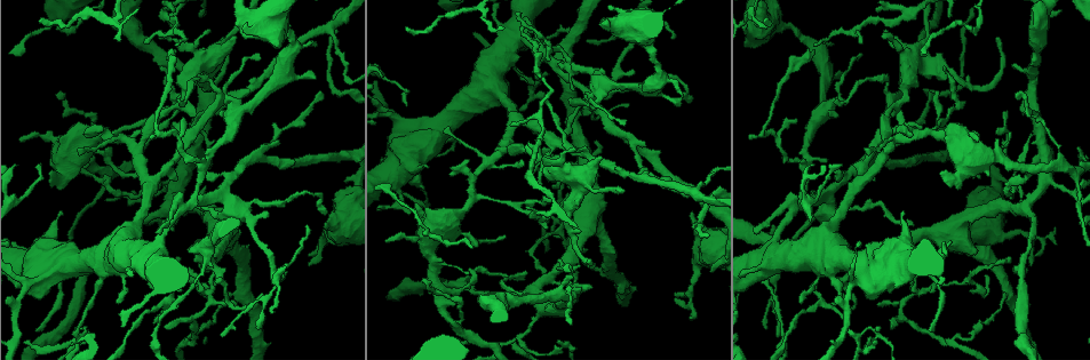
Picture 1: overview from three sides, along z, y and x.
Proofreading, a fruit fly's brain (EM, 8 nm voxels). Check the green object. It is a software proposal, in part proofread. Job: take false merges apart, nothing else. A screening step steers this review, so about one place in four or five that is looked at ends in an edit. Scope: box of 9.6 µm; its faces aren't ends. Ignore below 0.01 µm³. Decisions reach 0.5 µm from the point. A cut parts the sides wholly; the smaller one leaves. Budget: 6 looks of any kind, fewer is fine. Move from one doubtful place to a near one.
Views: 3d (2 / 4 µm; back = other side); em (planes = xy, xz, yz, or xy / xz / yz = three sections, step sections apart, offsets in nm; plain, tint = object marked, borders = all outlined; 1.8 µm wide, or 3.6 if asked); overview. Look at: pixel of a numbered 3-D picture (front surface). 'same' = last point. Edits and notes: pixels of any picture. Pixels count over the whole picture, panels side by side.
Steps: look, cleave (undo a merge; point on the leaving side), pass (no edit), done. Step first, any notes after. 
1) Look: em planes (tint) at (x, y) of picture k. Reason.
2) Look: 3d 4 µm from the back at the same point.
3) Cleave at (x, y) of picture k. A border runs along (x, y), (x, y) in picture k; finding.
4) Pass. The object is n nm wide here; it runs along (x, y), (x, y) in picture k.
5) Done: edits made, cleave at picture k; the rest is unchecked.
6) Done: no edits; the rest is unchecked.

Look: 3d 4 µm at (126, 335) of picture 1. A narrow waist.

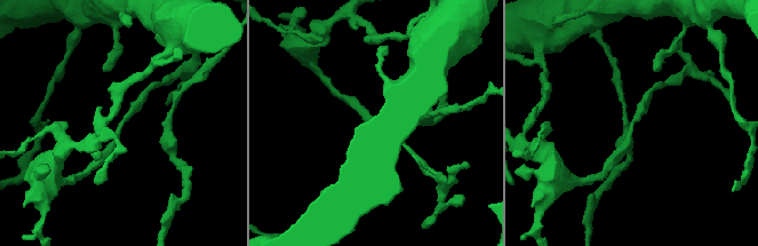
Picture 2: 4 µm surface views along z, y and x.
Look: em xy step 8 (tint) at (119, 125) of picture 2. Need the tissue.

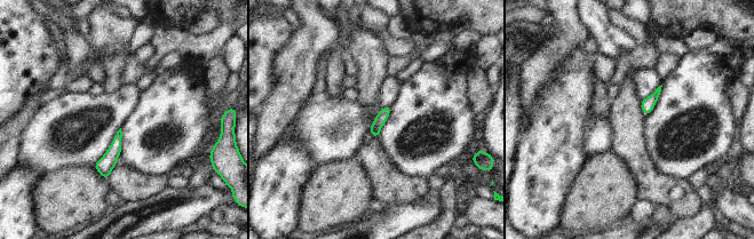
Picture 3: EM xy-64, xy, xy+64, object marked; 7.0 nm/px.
Pass. All the same cell.

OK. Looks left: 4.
Look: em 3.6 µm planes (tint) at (196, 200) of picture 1. Arms part here.

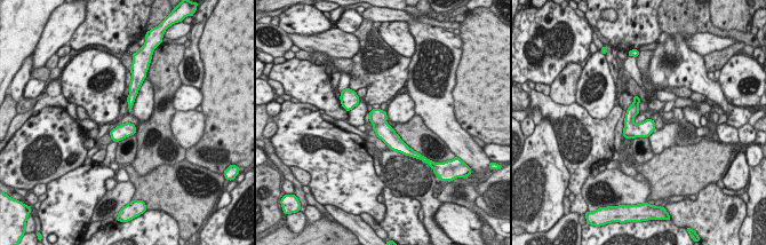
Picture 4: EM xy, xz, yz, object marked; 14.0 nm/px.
Pass. The object is 200 nm wide here; it runs along (375, 111), (380, 126), (405, 150) in picture 4; continuous, no second cell.

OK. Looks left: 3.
Look: 3d 4 µm at (449, 323) of picture 1. A fork.

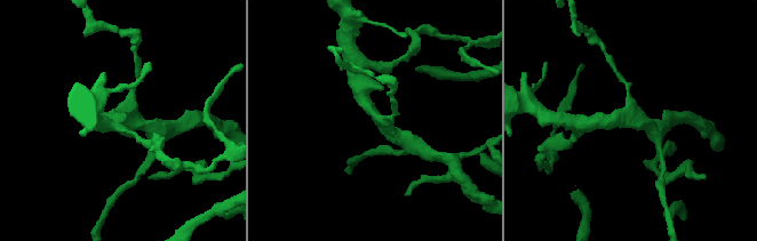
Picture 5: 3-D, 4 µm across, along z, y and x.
Look: em planes (tint) at (374, 118) of picture 5.

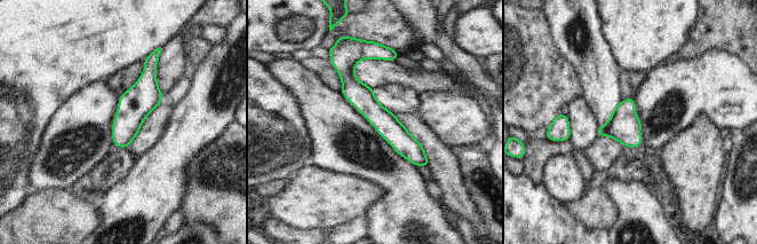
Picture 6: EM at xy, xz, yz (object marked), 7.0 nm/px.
Pass. It runs along (369, 53), (350, 65), (351, 87), (425, 162) in picture 6; all the same cell.

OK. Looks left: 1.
Done: no edits; the rest is unchecked.

